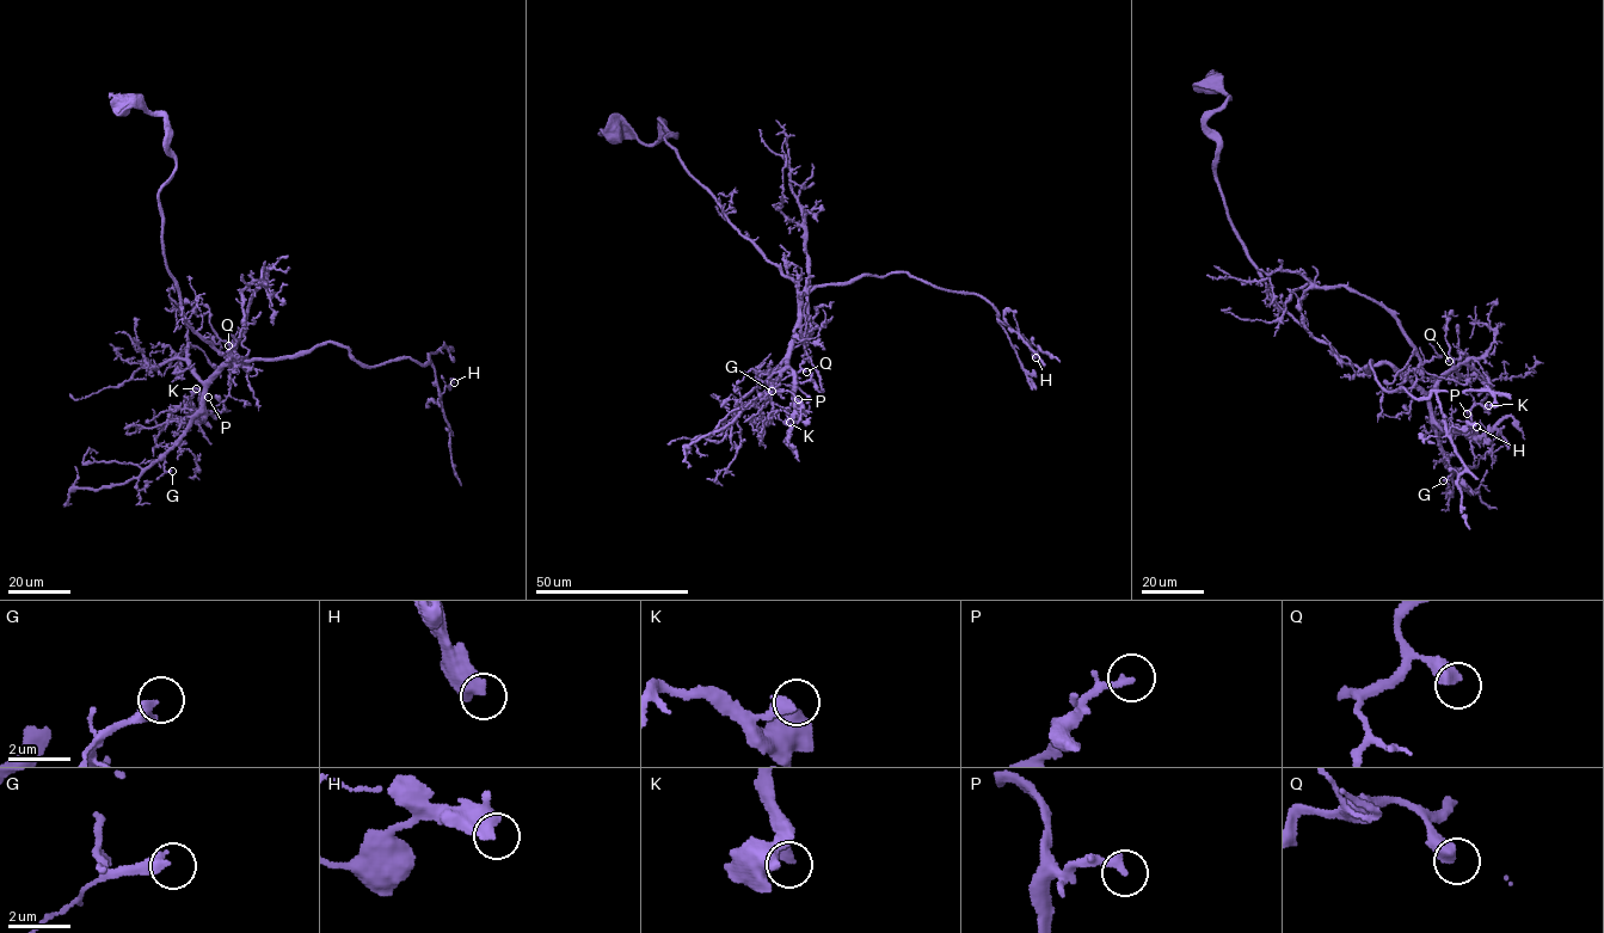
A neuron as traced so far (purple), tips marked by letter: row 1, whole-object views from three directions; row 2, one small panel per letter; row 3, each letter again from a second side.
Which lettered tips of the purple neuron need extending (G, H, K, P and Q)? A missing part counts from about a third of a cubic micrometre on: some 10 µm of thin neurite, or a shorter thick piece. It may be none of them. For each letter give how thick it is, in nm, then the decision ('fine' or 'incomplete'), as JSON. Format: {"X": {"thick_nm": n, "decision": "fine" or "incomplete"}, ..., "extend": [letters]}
{"G": {"thick_nm": 400, "decision": "fine"}, "H": {"thick_nm": 380, "decision": "fine"}, "K": {"thick_nm": 360, "decision": "fine"}, "P": {"thick_nm": 260, "decision": "fine"}, "Q": {"thick_nm": 480, "decision": "fine"}, "extend": []}

